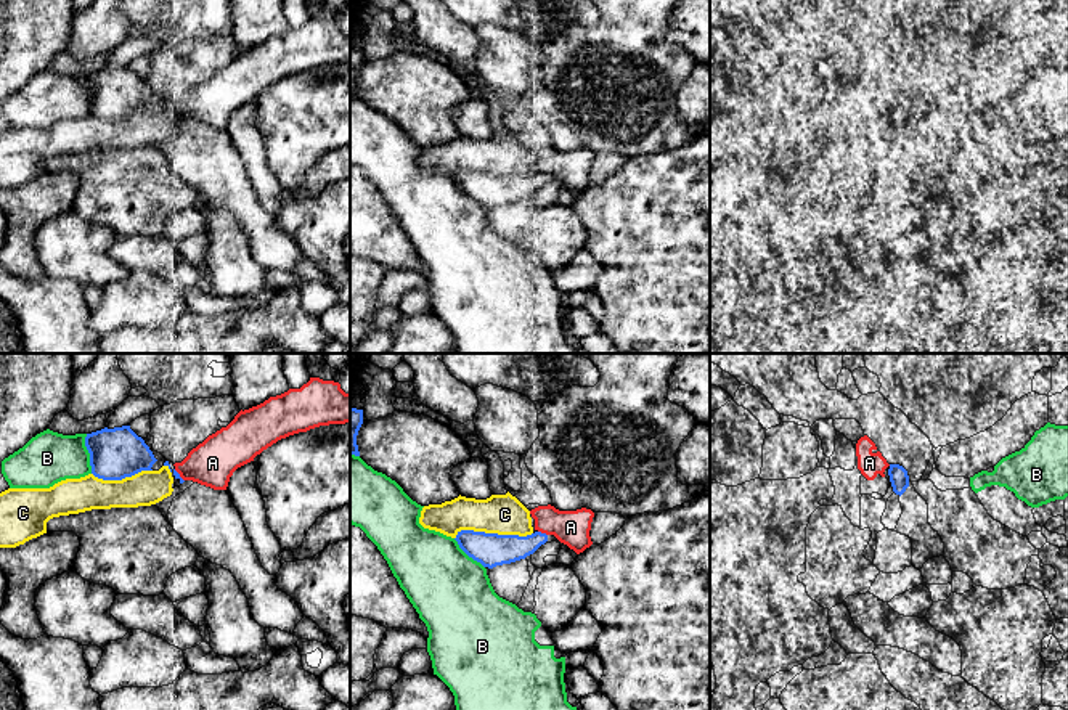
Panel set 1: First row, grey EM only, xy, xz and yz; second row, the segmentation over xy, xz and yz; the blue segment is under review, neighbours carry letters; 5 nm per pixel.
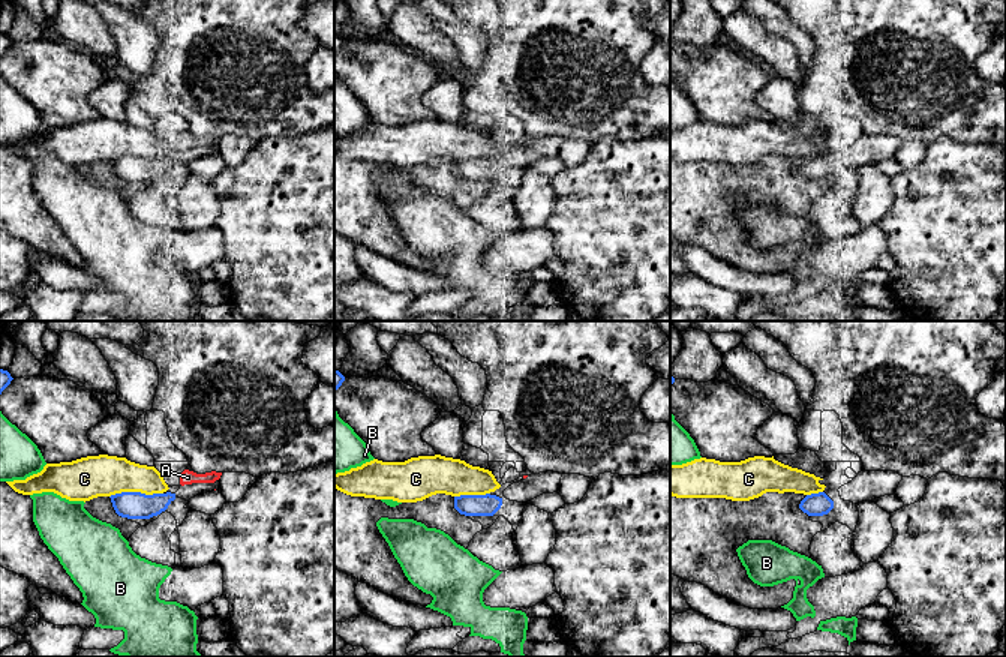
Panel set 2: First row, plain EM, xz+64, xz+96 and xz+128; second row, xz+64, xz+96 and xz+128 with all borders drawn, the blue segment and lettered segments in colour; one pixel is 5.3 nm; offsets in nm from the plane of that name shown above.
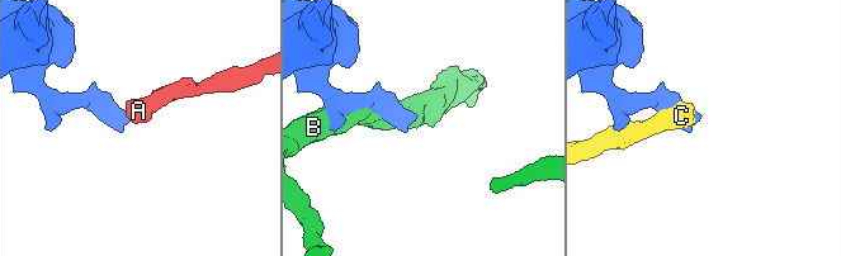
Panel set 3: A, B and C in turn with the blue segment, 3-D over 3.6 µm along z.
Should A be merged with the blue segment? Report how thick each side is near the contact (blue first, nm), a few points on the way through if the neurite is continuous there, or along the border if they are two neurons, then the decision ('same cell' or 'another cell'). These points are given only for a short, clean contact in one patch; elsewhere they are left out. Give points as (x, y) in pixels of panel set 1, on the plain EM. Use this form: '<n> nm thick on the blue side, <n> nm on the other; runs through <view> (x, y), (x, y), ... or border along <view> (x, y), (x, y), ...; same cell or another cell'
160 nm thick on the blue side, 180 nm on the other; another cell

